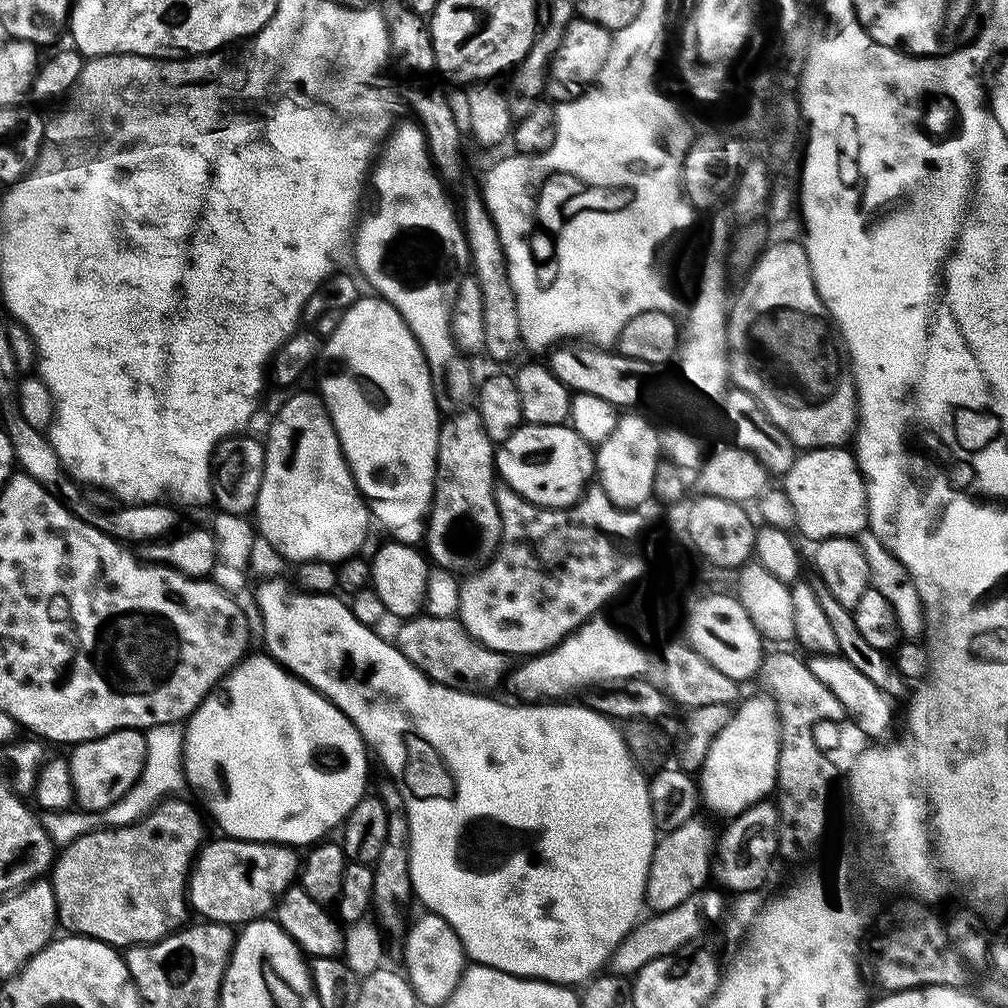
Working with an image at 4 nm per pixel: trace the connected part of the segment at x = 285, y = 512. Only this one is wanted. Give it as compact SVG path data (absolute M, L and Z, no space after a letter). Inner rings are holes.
M308 392L290 397L281 406L272 429L266 435L264 477L254 513L254 524L263 543L265 540L274 551L281 552L286 559L295 562L339 562L361 551L360 547L368 536L368 520L370 524L369 505L361 496L356 479L352 477L352 468L344 457L340 436L328 417L323 399L316 394L311 396Z

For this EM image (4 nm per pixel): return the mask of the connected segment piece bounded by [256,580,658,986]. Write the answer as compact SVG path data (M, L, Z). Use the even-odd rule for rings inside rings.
M268 580L260 589L256 592L256 604L260 607L260 616L264 619L264 644L266 647L267 655L271 656L277 664L288 669L289 673L293 676L297 676L298 679L304 681L305 684L315 688L317 692L321 692L322 695L329 700L340 713L346 717L347 720L352 721L352 725L355 726L360 735L363 736L365 745L373 753L374 751L380 755L380 760L384 763L384 768L389 777L397 787L400 788L401 796L404 799L404 811L407 813L409 822L409 834L411 840L409 842L409 878L412 880L412 890L415 899L420 899L423 906L429 912L437 912L442 918L446 918L446 922L450 922L452 929L458 934L458 938L462 942L467 959L475 962L476 964L484 964L488 968L497 968L499 972L507 972L509 976L519 976L521 978L531 978L534 980L543 980L550 984L563 984L565 986L577 986L576 984L583 985L585 982L593 979L601 971L600 968L609 963L614 954L616 947L624 941L626 934L635 926L641 919L642 911L646 904L646 878L648 877L648 867L652 861L652 852L656 848L656 841L658 839L658 829L655 824L652 823L652 815L650 814L650 798L648 797L648 780L646 779L645 773L641 771L639 767L634 763L628 748L624 744L624 738L621 729L617 727L615 723L609 717L602 715L600 712L596 712L593 708L585 706L583 703L580 704L568 704L572 702L511 702L512 704L503 704L500 700L491 700L491 695L488 694L477 694L472 690L461 690L458 688L448 688L445 684L435 684L429 676L425 676L424 673L419 672L410 661L401 654L399 648L396 647L395 643L383 640L382 637L376 633L375 627L358 622L358 618L354 618L351 607L347 603L344 604L339 600L341 597L336 594L309 594L303 590L295 590L291 592L288 589L288 584L284 580ZM575 744L589 744L592 748L597 748L598 751L604 752L604 764L608 769L605 770L603 788L600 784L580 784L580 780L576 777L576 772L572 769L572 747ZM624 792L624 804L620 804L620 800L616 796L622 795Z

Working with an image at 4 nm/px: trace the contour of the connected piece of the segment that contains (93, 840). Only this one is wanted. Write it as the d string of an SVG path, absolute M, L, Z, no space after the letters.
M169 798L160 801L151 812L148 812L141 820L136 820L132 824L127 824L121 828L103 827L99 830L93 830L77 835L73 844L68 844L64 849L59 849L54 863L50 869L50 879L54 898L56 899L56 919L59 927L65 933L78 936L88 936L92 940L100 940L104 944L111 944L117 950L127 950L138 944L155 944L157 940L163 940L165 936L171 936L185 923L184 920L190 916L190 905L186 899L188 890L188 878L192 871L192 865L205 843L204 824L200 821L200 816L184 800L180 798Z

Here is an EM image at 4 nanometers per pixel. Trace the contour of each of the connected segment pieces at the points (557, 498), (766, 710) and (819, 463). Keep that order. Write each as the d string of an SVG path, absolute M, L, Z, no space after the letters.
M523 423L496 448L499 479L519 496L539 508L571 508L593 483L596 456L588 444L567 423Z
M757 694L739 701L732 720L714 738L698 773L703 807L716 816L731 818L750 806L767 801L776 787L776 767L780 753L780 717L769 696Z
M847 447L810 448L801 451L788 472L783 473L782 487L790 498L790 506L794 506L796 528L803 538L829 540L839 536L859 537L860 533L869 527L868 522L868 486L860 467L856 465L856 457Z

